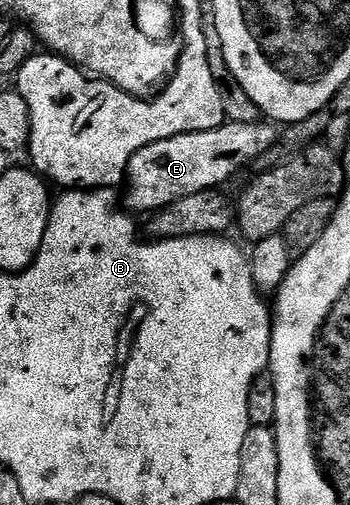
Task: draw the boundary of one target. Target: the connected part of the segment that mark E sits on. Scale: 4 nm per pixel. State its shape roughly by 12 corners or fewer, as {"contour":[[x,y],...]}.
{"contour":[[273,122],[222,123],[144,145],[127,212],[221,188],[275,150]]}

